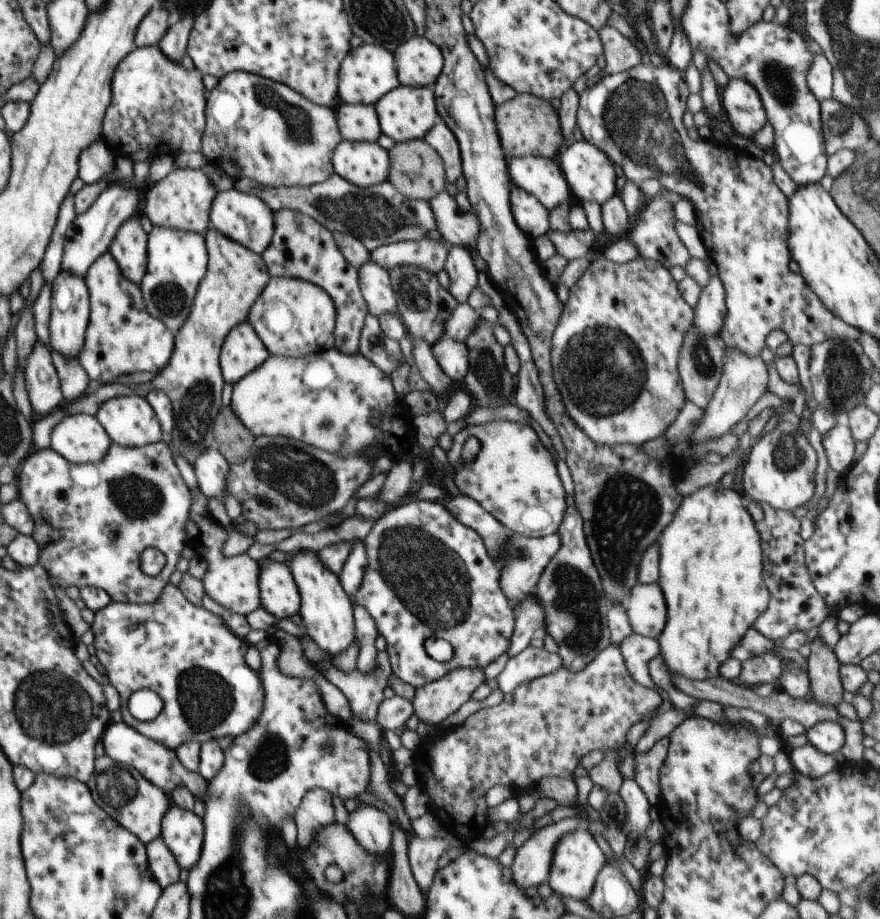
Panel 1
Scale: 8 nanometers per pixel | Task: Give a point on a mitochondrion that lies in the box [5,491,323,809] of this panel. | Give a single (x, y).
(52, 707)

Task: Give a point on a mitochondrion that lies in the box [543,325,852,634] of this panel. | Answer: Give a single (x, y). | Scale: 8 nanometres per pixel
(628, 511)

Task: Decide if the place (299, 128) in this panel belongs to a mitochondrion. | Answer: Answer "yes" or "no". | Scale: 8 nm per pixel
yes

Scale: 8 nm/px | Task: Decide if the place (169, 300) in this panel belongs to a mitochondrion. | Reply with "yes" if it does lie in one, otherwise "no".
yes

